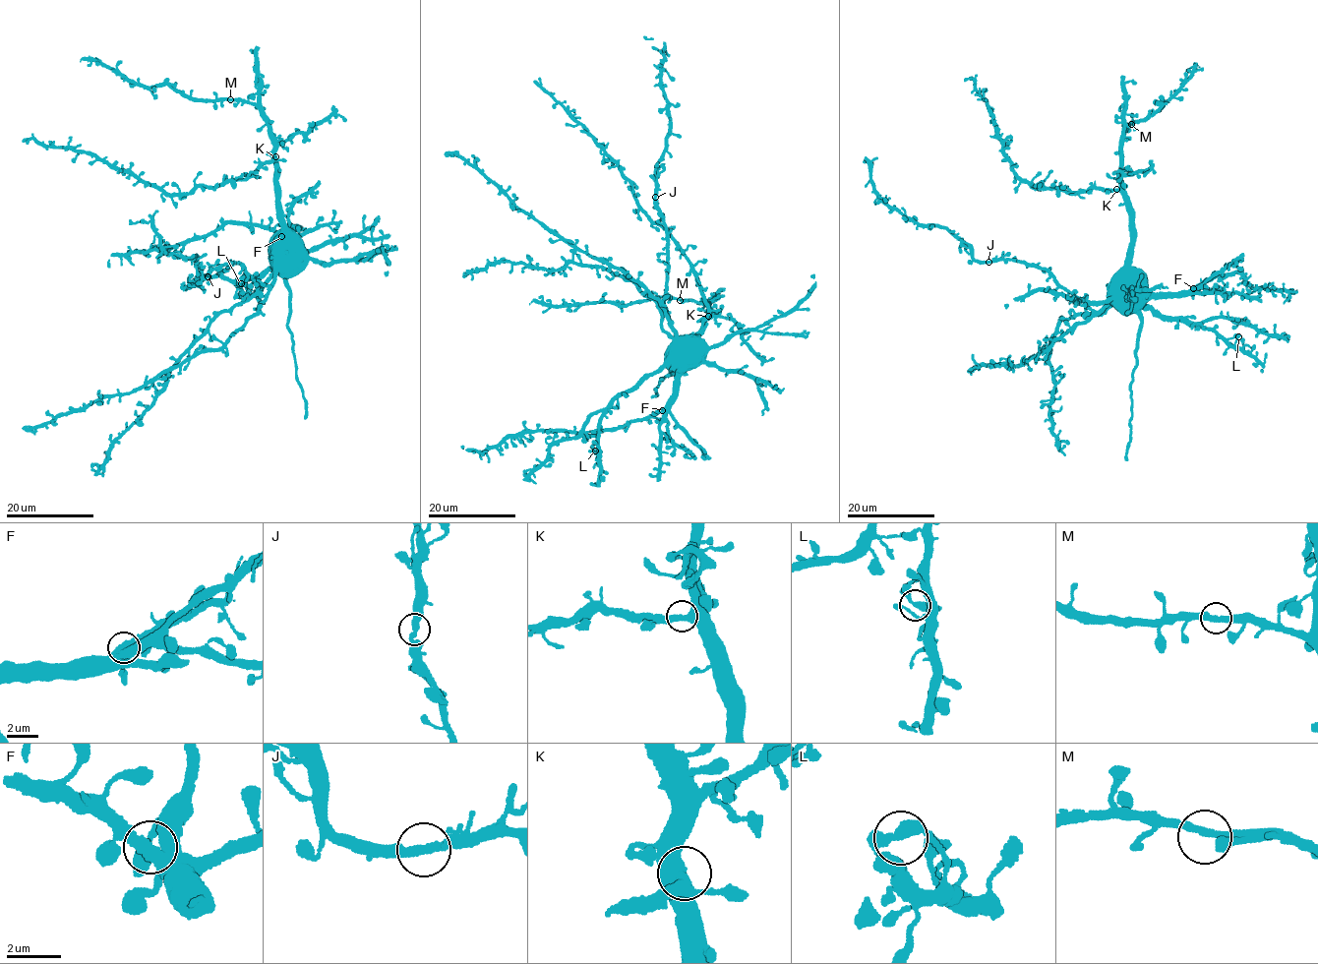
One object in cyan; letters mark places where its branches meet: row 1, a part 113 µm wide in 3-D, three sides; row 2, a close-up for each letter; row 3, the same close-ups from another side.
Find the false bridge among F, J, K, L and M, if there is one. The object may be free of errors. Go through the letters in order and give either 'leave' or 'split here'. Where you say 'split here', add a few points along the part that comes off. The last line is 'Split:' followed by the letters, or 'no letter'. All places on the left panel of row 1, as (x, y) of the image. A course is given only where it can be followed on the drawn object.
F: leave
J: leave
K: leave
L: leave
M: leave
Split: no letter

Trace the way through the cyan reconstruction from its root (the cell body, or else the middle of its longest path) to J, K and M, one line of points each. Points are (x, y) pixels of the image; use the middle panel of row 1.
J: (688, 345), (677, 337), (665, 303), (669, 271), (668, 239), (664, 215), (654, 196)
K: (688, 345), (698, 334), (708, 316)
M: (688, 345), (698, 334), (712, 310), (696, 301), (680, 300)

